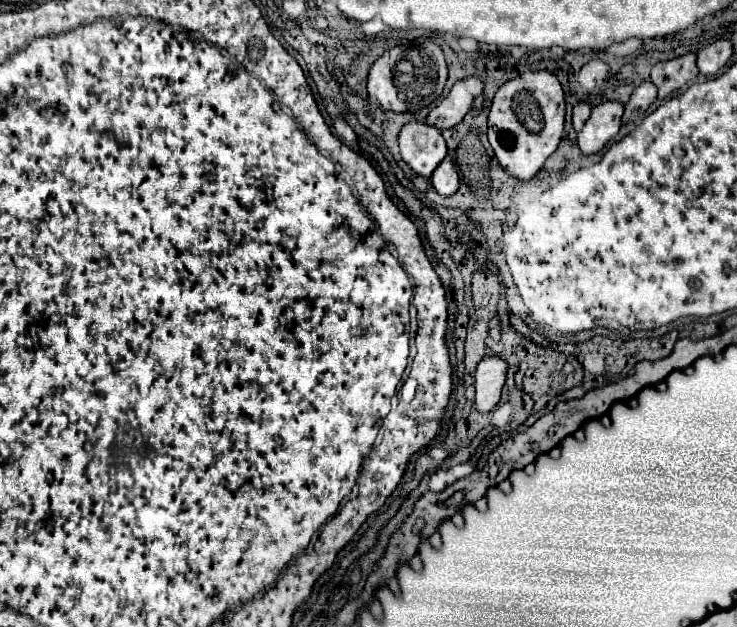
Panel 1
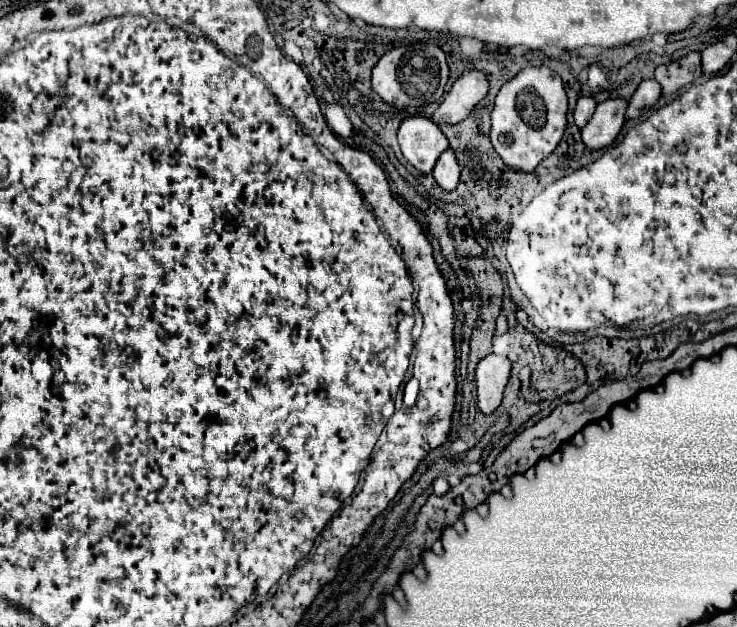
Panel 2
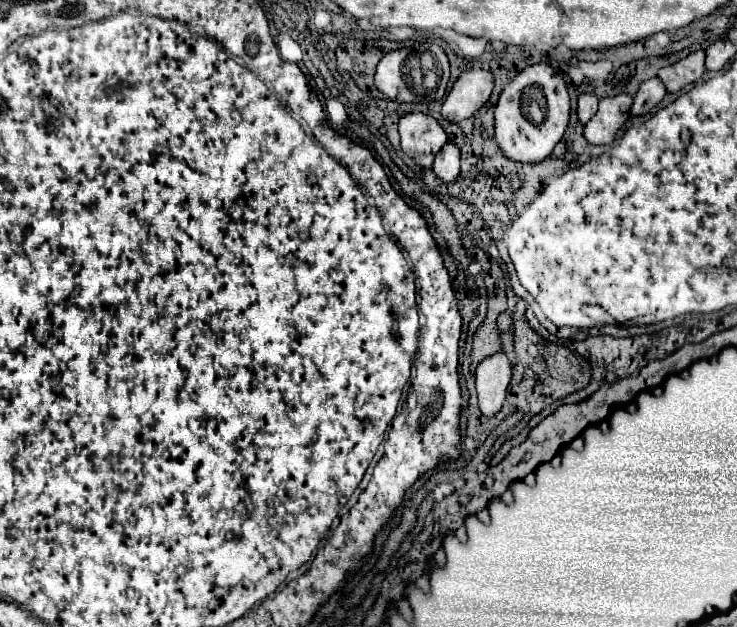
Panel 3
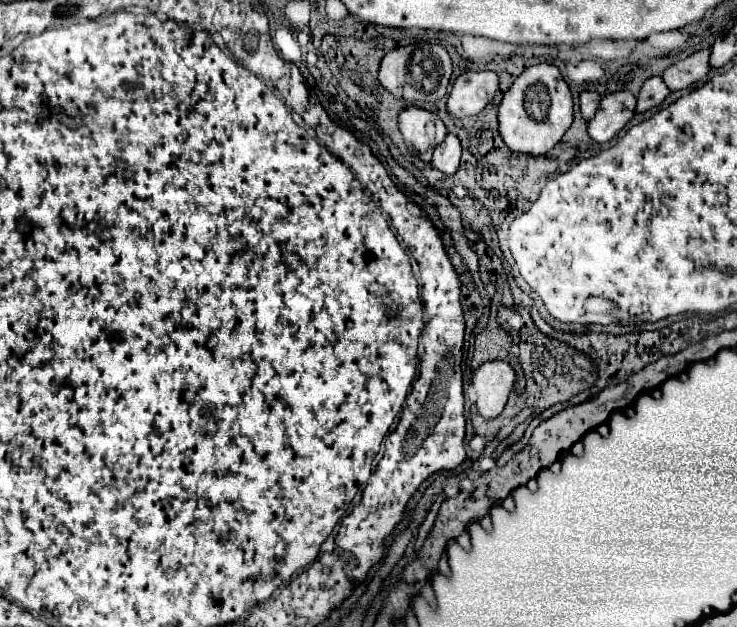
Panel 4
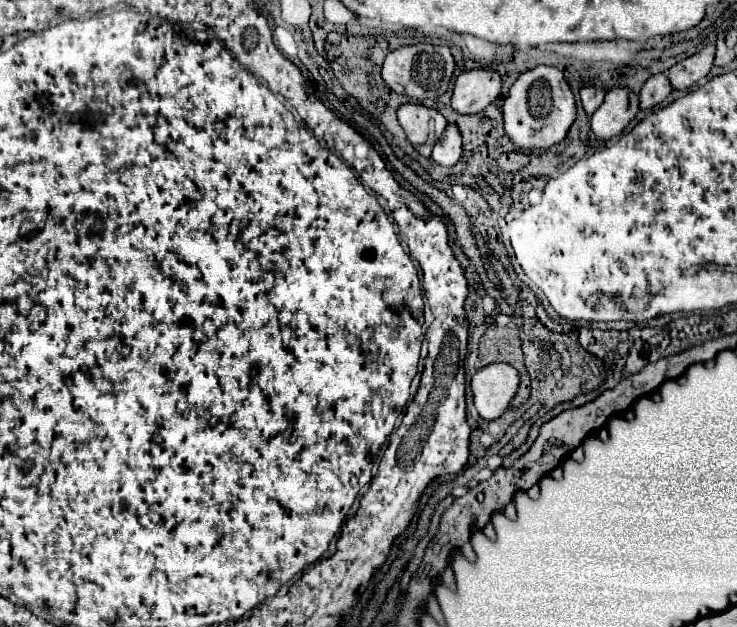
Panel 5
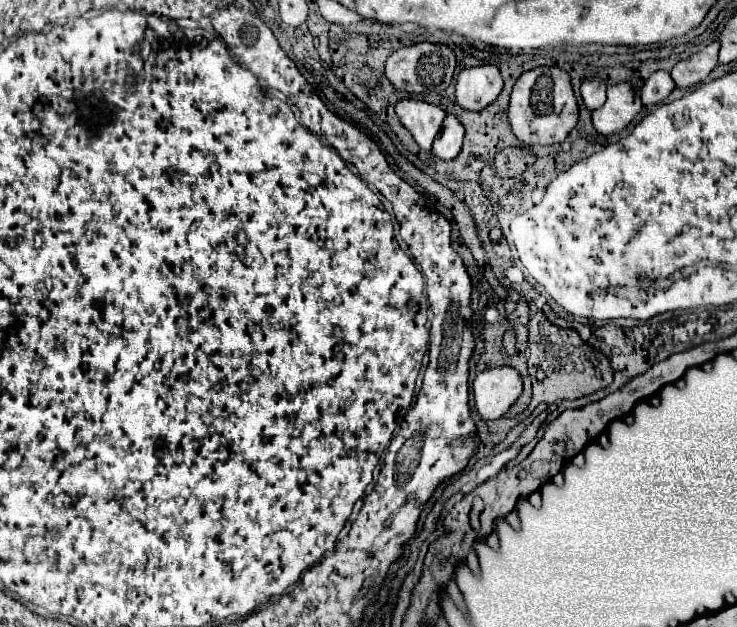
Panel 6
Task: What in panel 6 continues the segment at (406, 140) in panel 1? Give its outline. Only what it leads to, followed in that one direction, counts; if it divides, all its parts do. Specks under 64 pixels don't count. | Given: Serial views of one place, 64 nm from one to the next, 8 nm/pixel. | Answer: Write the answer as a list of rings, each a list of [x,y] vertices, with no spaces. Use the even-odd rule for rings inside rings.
[[[410,98],[410,100],[400,100],[396,104],[396,114],[398,114],[402,126],[406,130],[410,130],[416,144],[422,150],[430,152],[432,142],[442,128],[446,112],[440,110],[438,106],[428,104],[428,102],[420,102],[420,100]]]

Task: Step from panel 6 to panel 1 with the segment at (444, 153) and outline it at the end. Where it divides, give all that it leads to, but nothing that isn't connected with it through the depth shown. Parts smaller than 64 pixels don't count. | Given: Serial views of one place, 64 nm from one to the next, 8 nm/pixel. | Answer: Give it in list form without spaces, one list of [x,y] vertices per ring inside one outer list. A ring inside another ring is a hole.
[[[446,156],[440,166],[434,170],[434,174],[430,176],[430,182],[434,186],[434,190],[440,194],[440,196],[452,196],[456,190],[458,190],[458,172],[454,168],[454,162],[450,160],[450,156]]]

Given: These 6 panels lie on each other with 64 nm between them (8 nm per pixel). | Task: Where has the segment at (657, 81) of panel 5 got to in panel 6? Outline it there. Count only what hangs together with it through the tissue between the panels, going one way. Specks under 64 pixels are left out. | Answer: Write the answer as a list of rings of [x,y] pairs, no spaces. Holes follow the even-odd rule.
[[[664,70],[654,72],[654,74],[646,80],[646,84],[642,86],[642,104],[644,104],[644,106],[658,104],[658,102],[662,102],[672,90],[674,90],[674,82],[672,82],[670,74],[664,72]]]

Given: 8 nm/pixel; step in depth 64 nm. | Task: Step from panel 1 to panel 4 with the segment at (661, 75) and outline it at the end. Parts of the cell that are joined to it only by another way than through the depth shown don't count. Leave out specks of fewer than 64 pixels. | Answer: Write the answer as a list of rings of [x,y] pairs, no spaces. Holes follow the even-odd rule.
[[[700,50],[692,56],[688,56],[686,60],[666,68],[662,74],[666,86],[670,90],[682,90],[682,88],[694,84],[696,80],[704,78],[708,74],[708,58],[710,58],[710,50]]]

